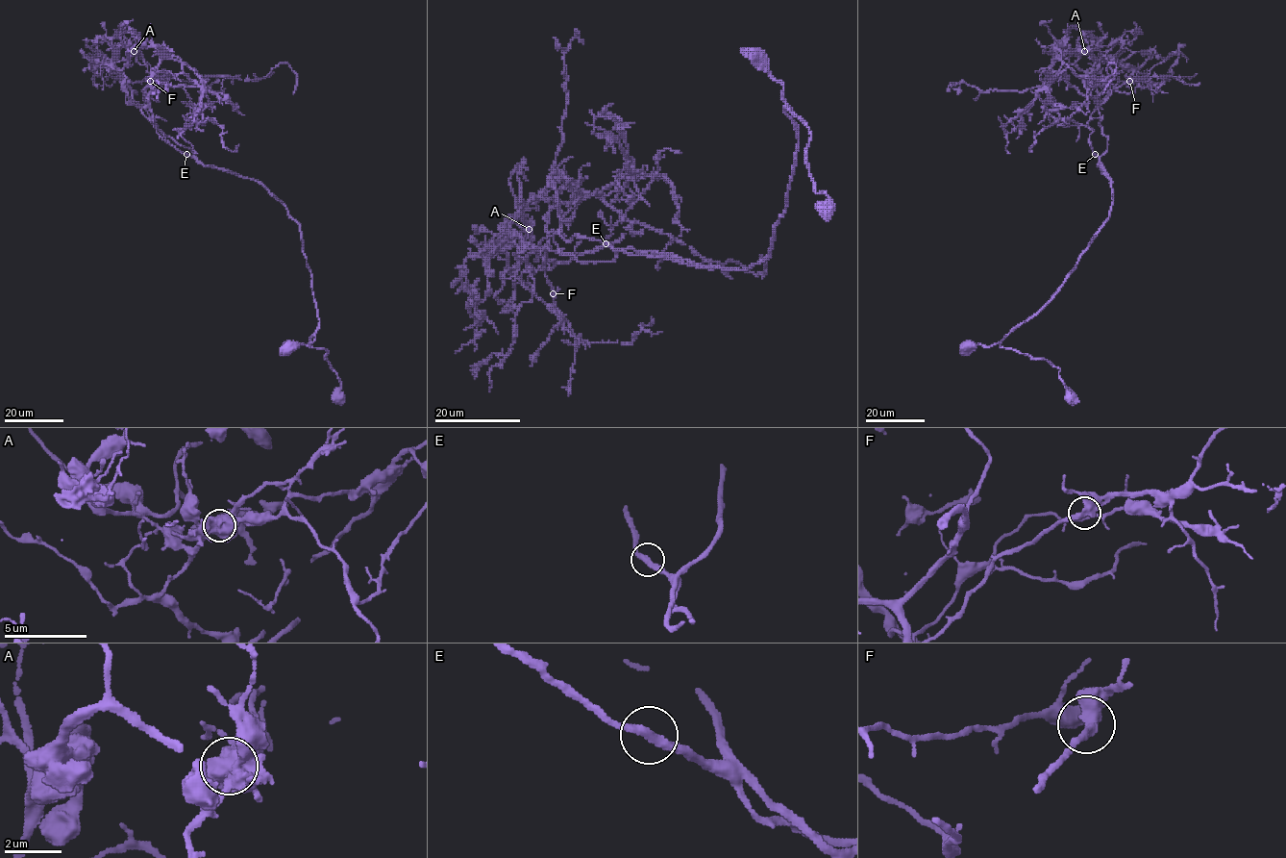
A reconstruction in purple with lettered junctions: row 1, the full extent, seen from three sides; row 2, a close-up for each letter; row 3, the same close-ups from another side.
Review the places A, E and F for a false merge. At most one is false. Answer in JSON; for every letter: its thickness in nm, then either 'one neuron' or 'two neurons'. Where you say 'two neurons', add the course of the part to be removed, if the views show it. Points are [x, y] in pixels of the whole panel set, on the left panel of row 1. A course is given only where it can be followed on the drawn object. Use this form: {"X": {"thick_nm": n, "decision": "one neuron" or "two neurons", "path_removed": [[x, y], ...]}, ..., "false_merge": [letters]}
{"A": {"thick_nm": 950, "decision": "two neurons", "path_removed": [[133, 51], [152, 82], [155, 125], [205, 165], [259, 181], [299, 225], [319, 320], [309, 346], [280, 353]]}, "E": {"thick_nm": 300, "decision": "one neuron"}, "F": {"thick_nm": 480, "decision": "one neuron"}, "false_merge": ["A"]}

